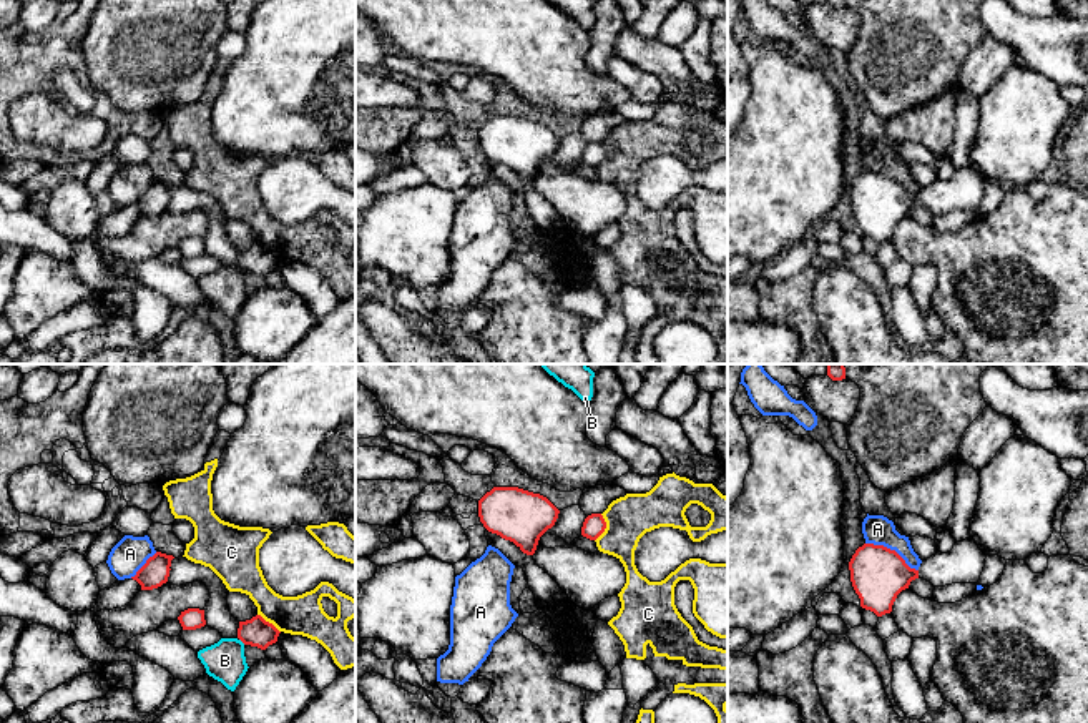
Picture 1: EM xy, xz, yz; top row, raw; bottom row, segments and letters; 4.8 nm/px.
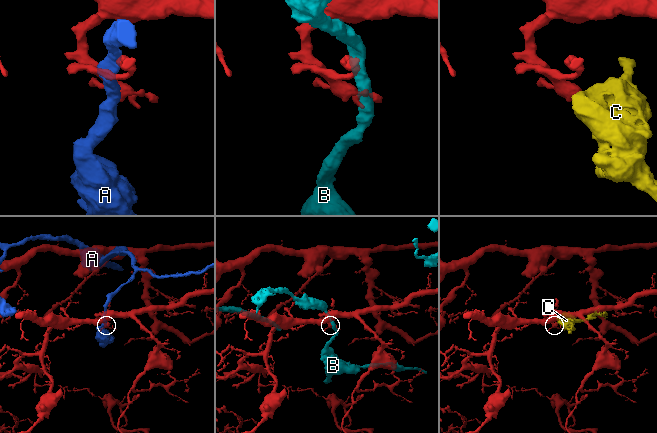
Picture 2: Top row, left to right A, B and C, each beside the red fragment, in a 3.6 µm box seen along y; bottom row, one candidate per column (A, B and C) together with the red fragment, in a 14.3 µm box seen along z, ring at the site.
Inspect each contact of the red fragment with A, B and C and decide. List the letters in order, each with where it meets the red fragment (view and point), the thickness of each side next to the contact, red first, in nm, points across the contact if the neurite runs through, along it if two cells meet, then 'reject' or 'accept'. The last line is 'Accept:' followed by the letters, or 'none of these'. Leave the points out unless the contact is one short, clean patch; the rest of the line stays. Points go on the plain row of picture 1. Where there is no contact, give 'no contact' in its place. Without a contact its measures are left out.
A: contact yz (892, 178); calibres 260 and 140 nm; reject
B: contact xy (243, 270); calibres 140 and 190 nm; reject
C: contact xz (605, 155); calibres 110 and 220 nm; reject
Accept: none of these

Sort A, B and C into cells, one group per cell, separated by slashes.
A / B / C

